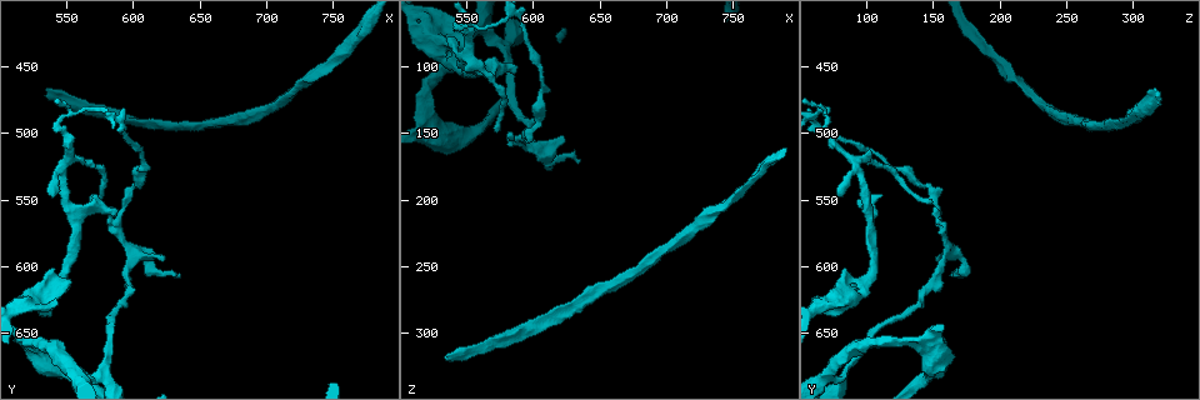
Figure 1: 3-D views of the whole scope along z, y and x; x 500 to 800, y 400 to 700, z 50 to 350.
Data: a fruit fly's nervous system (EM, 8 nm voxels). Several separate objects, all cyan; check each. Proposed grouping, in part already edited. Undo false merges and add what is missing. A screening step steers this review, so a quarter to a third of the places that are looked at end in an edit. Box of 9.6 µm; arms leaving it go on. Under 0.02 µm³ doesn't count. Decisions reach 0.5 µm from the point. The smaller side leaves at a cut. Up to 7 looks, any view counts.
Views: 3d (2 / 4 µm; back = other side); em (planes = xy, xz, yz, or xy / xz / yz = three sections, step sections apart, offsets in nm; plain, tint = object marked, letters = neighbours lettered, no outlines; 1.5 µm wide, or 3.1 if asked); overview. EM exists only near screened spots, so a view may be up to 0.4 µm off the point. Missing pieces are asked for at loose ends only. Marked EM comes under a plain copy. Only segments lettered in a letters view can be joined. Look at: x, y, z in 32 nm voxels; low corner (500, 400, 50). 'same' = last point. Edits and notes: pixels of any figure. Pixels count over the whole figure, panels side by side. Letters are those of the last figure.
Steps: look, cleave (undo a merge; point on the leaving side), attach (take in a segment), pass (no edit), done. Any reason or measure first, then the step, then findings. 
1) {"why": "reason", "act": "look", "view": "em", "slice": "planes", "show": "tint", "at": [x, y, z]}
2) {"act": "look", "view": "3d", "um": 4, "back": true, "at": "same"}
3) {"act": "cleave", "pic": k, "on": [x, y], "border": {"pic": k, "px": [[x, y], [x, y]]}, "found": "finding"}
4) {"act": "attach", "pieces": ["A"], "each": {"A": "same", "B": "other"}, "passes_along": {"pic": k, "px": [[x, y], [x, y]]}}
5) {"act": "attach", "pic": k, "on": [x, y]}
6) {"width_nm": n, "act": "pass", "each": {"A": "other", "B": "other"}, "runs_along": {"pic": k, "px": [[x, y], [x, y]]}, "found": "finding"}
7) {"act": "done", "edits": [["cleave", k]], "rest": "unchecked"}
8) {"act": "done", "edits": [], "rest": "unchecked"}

{"why": "an open end", "act": "look", "view": "3d", "um": 2, "at": [536, 472, 318]}

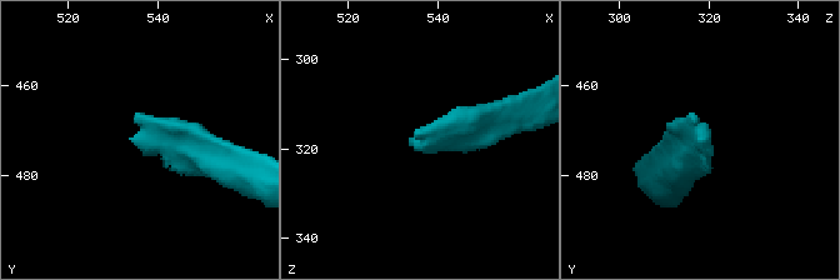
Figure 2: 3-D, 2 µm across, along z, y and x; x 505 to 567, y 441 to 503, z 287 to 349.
{"act": "look", "view": "em", "slice": "yz", "step": 8, "show": "tint", "at": [534, 471, 319]}

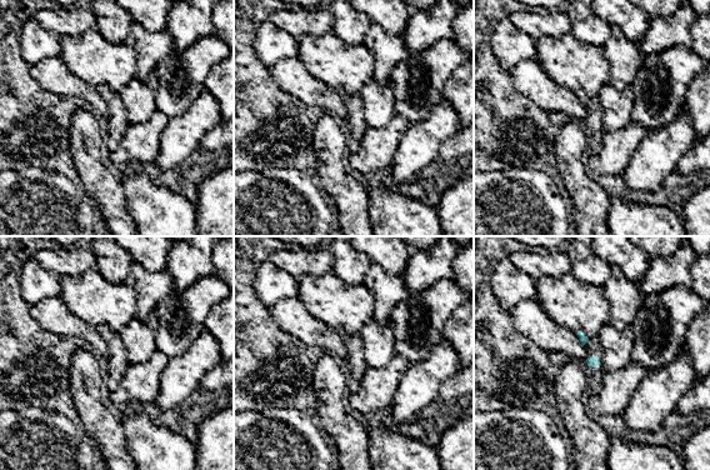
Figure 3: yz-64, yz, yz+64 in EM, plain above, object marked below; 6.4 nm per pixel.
{"why": "cut it another way", "act": "look", "view": "em", "slice": "planes", "show": "letters", "at": "same"}

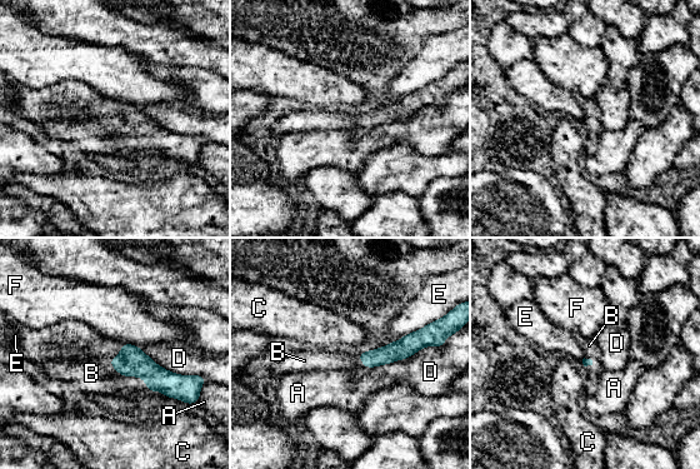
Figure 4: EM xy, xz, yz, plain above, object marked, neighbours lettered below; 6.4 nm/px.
{"act": "attach", "pieces": ["B"], "each": {"A": "other", "B": "same", "C": "other", "D": "other", "E": "other", "F": "other"}, "passes_along": {"pic": 4, "px": [[131, 362], [121, 374], [91, 373]]}, "found": "it goes on there"}

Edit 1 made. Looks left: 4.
{"act": "look", "view": "overview"}

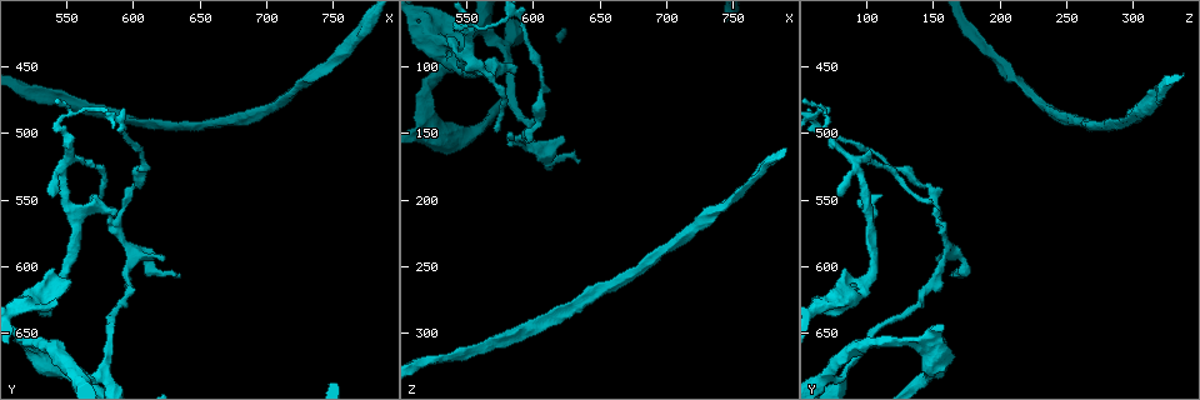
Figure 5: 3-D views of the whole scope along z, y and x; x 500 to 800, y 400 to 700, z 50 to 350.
{"act": "look", "view": "3d", "um": 2, "at": [588, 560, 104]}

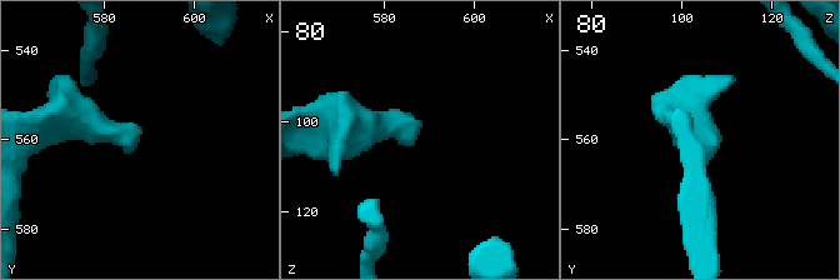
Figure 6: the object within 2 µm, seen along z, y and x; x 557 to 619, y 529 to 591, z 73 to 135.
{"why": "now the EM", "act": "look", "view": "em", "slice": "planes", "show": "letters", "at": [586, 562, 105]}

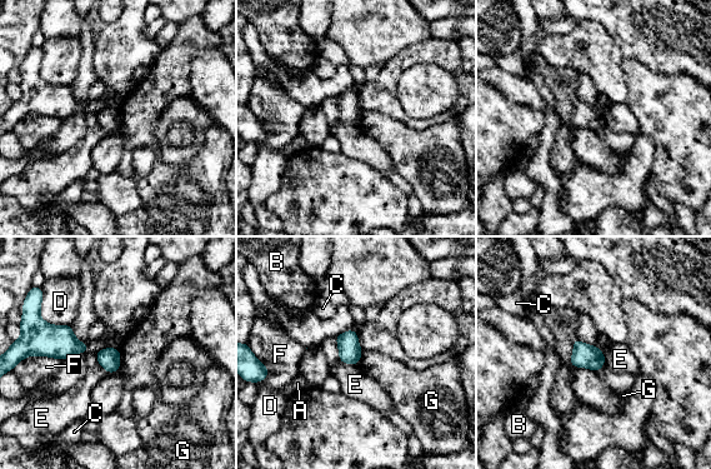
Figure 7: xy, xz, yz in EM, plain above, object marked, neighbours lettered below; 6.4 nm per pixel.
{"longest_contact_nm": ["F", 220], "act": "pass", "each": {"A": "other", "B": "other", "C": "other", "D": "other", "E": "other", "F": "other", "G": "other"}, "found": "none of them fits"}

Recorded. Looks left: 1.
{"act": "done", "edits": [["attach", 4]], "rest": "unchecked"}

